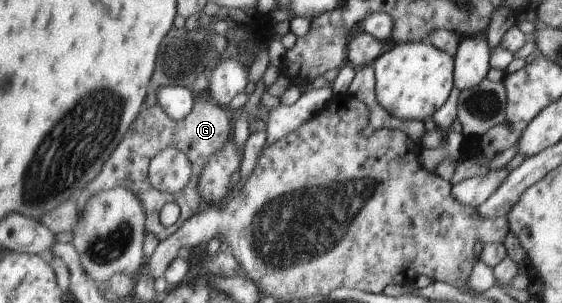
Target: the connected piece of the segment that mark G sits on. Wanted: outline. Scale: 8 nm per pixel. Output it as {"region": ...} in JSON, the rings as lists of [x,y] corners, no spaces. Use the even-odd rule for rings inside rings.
{"region":[[[200,99],[194,105],[190,115],[181,121],[172,120],[159,104],[143,109],[138,115],[137,121],[134,121],[134,124],[129,128],[123,141],[117,146],[112,159],[104,165],[104,171],[98,175],[98,179],[94,179],[92,185],[86,187],[79,194],[76,199],[77,214],[82,216],[89,200],[99,192],[104,192],[104,189],[112,190],[122,187],[128,189],[138,199],[139,205],[145,214],[145,232],[153,234],[159,241],[166,240],[204,207],[203,198],[197,189],[202,170],[210,158],[220,152],[226,146],[226,143],[229,143],[233,133],[234,122],[231,119],[230,112],[227,108],[218,106],[214,101],[202,101]],[[169,147],[176,147],[183,151],[192,165],[190,182],[178,194],[157,191],[148,179],[148,168],[151,159],[161,150]],[[170,201],[178,204],[181,213],[178,221],[171,227],[166,228],[160,223],[159,214],[162,207]]]}

